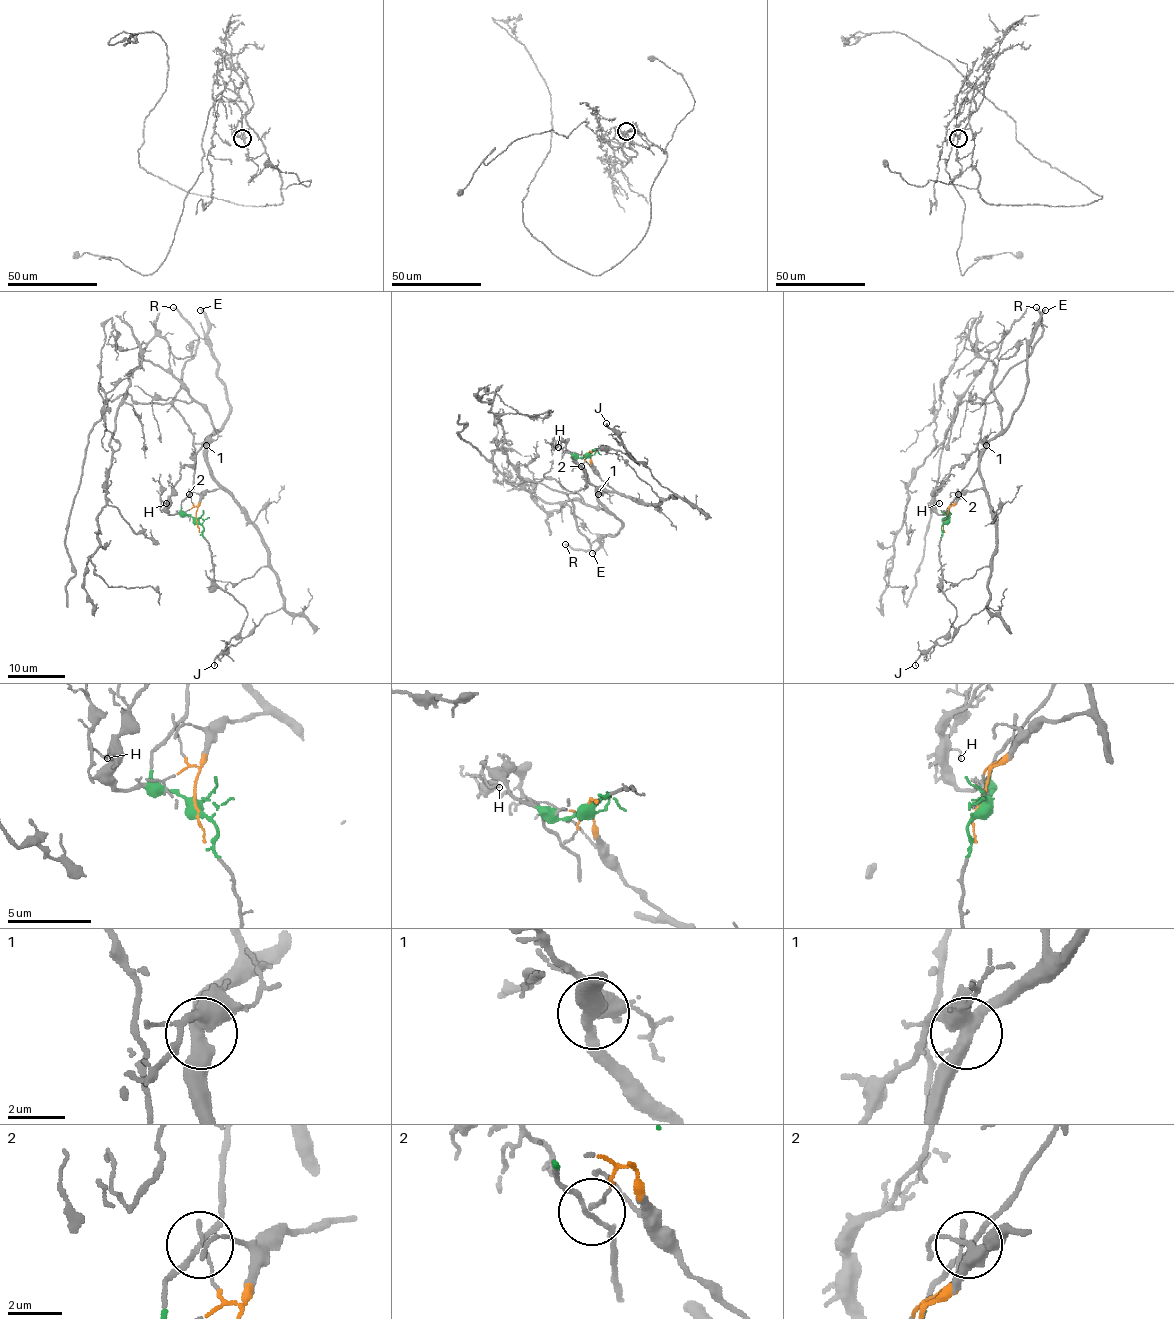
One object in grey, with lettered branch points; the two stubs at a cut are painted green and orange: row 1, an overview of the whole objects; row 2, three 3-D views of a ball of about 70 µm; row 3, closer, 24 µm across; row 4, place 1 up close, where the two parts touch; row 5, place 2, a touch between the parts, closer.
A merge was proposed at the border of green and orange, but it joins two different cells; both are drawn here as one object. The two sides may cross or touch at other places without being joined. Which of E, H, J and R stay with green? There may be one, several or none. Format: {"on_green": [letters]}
{"on_green": ["H", "R"]}

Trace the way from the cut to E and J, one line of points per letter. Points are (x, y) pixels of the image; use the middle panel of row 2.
E: (588, 454), (592, 468), (612, 489), (599, 488), (599, 501), (621, 522), (615, 535), (604, 537), (592, 554)
J: (588, 454), (592, 468), (618, 492), (649, 504), (675, 496), (631, 456), (606, 423)

